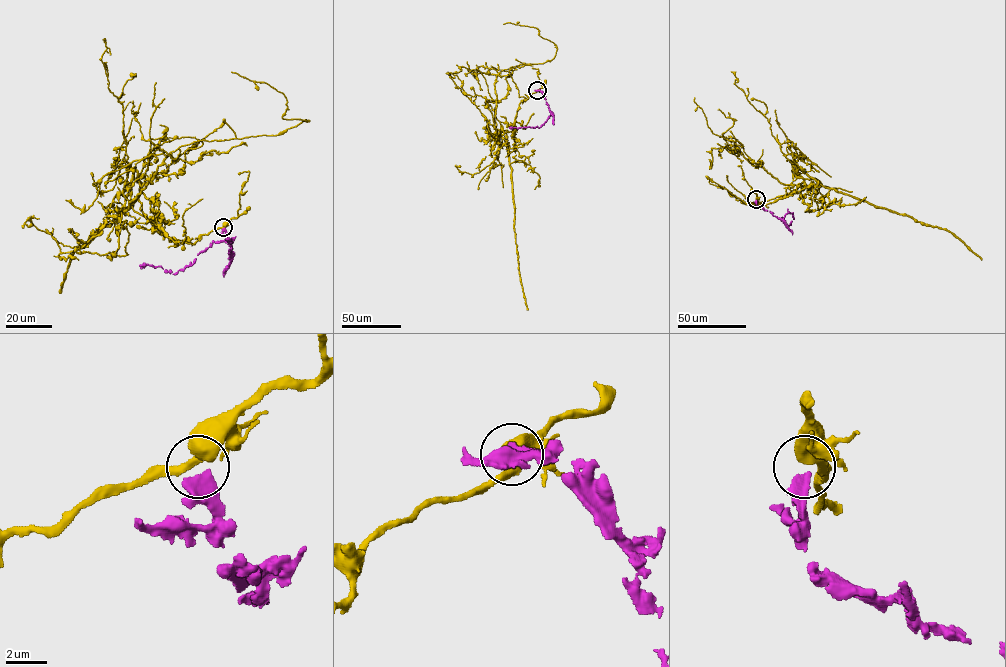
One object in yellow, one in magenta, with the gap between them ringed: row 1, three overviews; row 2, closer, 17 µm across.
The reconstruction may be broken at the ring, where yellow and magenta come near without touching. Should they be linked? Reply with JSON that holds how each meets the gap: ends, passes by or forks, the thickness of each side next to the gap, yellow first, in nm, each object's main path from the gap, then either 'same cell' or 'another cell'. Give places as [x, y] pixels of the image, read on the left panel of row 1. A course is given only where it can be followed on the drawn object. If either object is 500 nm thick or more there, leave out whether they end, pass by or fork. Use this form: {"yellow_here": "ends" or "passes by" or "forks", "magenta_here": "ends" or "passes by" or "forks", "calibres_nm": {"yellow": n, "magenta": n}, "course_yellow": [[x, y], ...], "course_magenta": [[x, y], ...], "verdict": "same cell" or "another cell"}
{"calibres_nm": {"yellow": 550, "magenta": 650}, "course_yellow": [[224, 226], [169, 237], [136, 172], [123, 210], [183, 145], [308, 121], [231, 72]], "course_magenta": [[224, 228], [230, 241], [230, 254], [228, 242], [212, 242], [192, 264], [174, 274], [160, 266], [139, 266]], "verdict": "another cell"}

